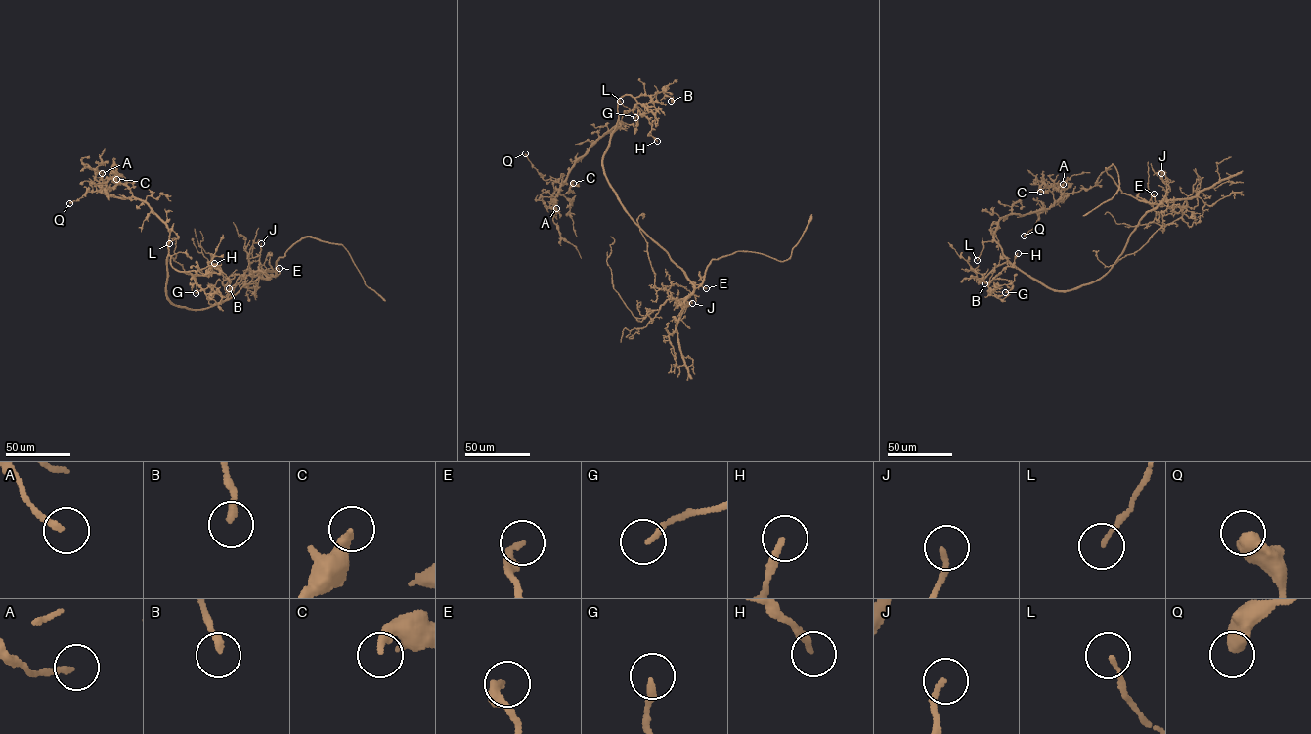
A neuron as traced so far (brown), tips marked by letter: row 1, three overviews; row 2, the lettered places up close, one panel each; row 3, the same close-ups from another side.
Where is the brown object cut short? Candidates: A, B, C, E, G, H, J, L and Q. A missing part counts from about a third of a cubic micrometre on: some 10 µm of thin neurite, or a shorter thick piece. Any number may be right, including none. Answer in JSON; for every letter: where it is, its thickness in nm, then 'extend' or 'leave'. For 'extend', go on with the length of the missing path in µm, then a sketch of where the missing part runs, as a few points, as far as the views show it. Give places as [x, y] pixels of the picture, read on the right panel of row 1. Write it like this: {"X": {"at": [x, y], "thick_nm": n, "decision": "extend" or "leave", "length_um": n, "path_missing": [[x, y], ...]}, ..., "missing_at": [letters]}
{"A": {"at": [1063, 184], "thick_nm": 200, "decision": "leave"}, "B": {"at": [984, 283], "thick_nm": 200, "decision": "leave"}, "C": {"at": [1040, 192], "thick_nm": 280, "decision": "leave"}, "E": {"at": [1154, 194], "thick_nm": 150, "decision": "leave"}, "G": {"at": [1005, 292], "thick_nm": 190, "decision": "leave"}, "H": {"at": [1018, 253], "thick_nm": 200, "decision": "leave"}, "J": {"at": [1161, 173], "thick_nm": 190, "decision": "leave"}, "L": {"at": [977, 260], "thick_nm": 130, "decision": "leave"}, "Q": {"at": [1024, 236], "thick_nm": 600, "decision": "leave"}, "missing_at": []}

